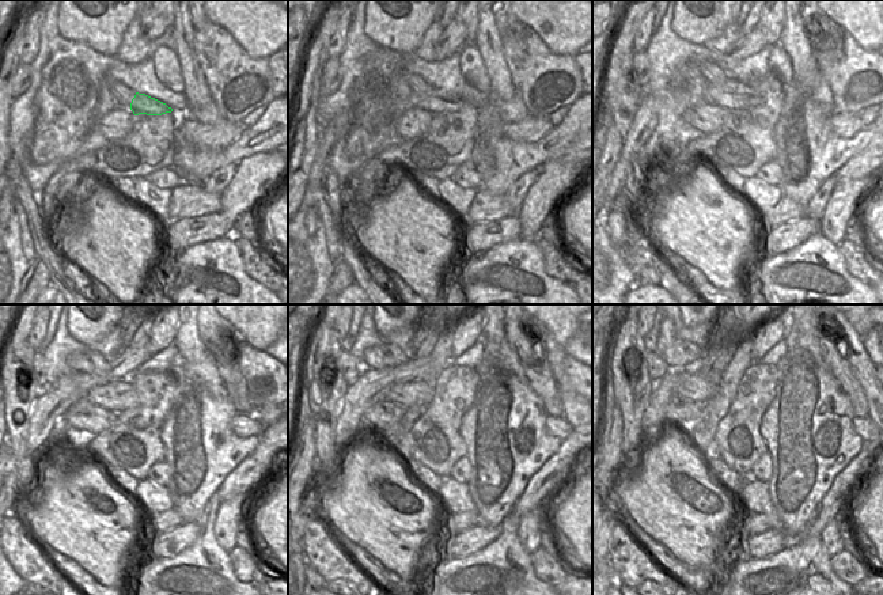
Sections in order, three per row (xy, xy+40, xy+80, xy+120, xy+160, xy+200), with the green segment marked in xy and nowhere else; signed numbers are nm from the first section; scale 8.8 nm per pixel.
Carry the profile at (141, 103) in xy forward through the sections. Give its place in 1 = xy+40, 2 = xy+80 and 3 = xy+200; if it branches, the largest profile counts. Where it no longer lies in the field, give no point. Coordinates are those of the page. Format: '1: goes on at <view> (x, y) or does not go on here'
1: goes on at xy+40 (438, 101)
2: goes on at xy+80 (732, 94)
3: goes on at xy+200 (700, 387)

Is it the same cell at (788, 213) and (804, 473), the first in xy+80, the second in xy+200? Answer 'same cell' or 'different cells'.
different cells

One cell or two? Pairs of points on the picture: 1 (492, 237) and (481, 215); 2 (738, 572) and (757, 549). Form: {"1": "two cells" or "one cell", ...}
{"1": "two cells", "2": "two cells"}

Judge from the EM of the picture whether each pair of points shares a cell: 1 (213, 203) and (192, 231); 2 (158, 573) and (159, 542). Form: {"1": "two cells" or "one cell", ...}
{"1": "two cells", "2": "two cells"}

